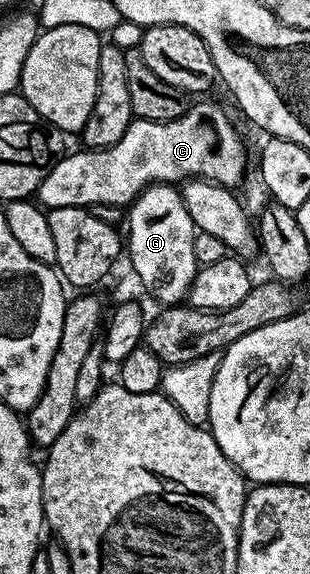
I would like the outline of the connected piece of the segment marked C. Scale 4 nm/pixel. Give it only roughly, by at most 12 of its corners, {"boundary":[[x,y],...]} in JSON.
{"boundary":[[213,101],[134,119],[109,149],[51,167],[46,210],[128,206],[150,183],[246,180],[245,145]]}

